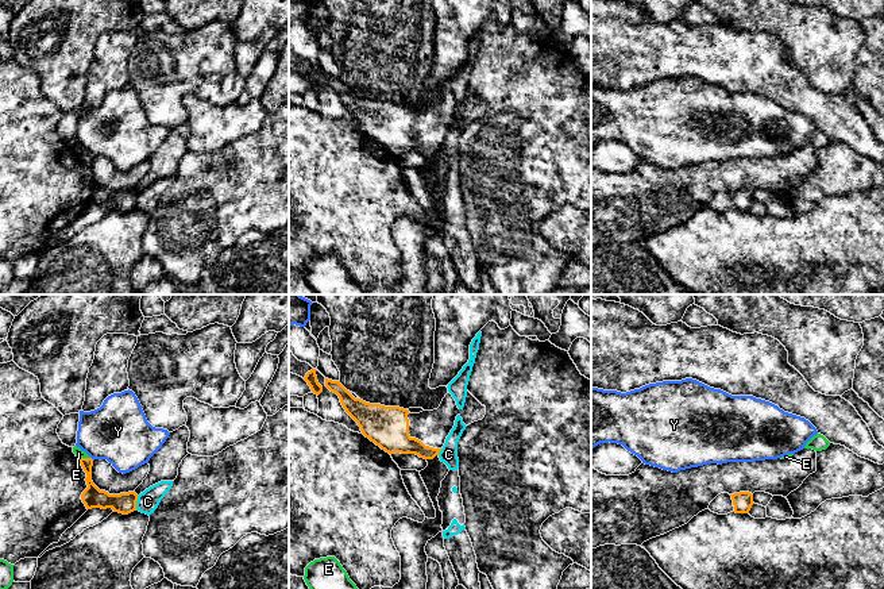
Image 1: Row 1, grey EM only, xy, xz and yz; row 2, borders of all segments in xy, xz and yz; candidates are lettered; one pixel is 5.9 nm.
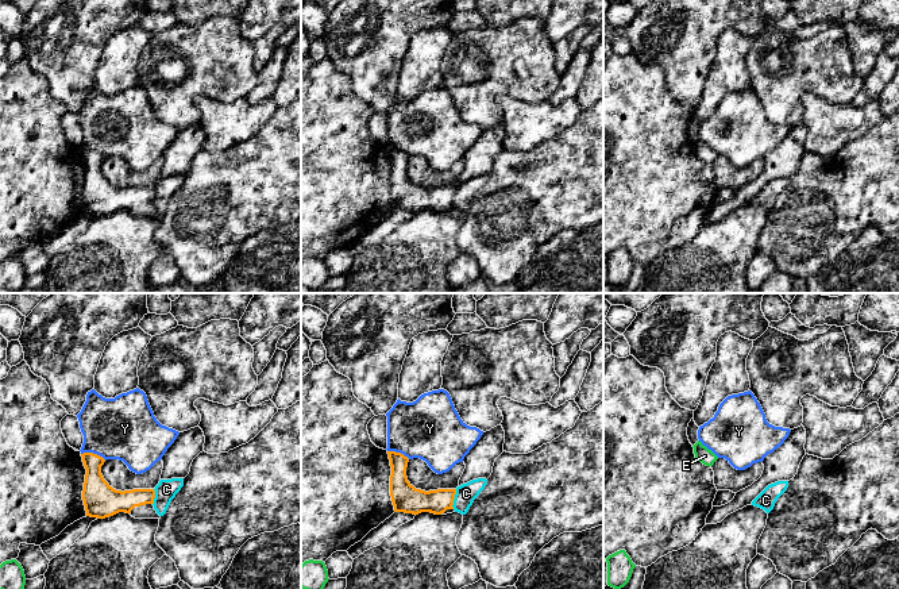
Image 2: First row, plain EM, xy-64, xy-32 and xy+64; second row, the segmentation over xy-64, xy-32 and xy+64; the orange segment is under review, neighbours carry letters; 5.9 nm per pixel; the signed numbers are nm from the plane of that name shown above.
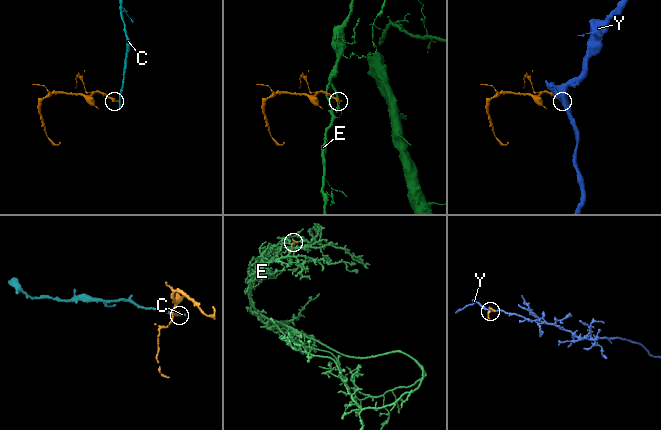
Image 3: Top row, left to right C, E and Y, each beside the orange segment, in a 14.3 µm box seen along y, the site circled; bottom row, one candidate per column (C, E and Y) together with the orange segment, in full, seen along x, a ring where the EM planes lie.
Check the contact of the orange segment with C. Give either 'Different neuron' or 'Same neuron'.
Different neuron

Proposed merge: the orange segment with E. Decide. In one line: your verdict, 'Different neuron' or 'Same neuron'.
Different neuron

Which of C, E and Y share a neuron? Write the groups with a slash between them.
C / E / Y

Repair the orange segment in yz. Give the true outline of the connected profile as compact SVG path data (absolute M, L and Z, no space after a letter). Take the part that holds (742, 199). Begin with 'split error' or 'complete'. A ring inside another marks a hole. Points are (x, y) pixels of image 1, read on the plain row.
split error | M749 189L721 190L710 200L709 207L718 212L749 211L753 201L753 192Z

